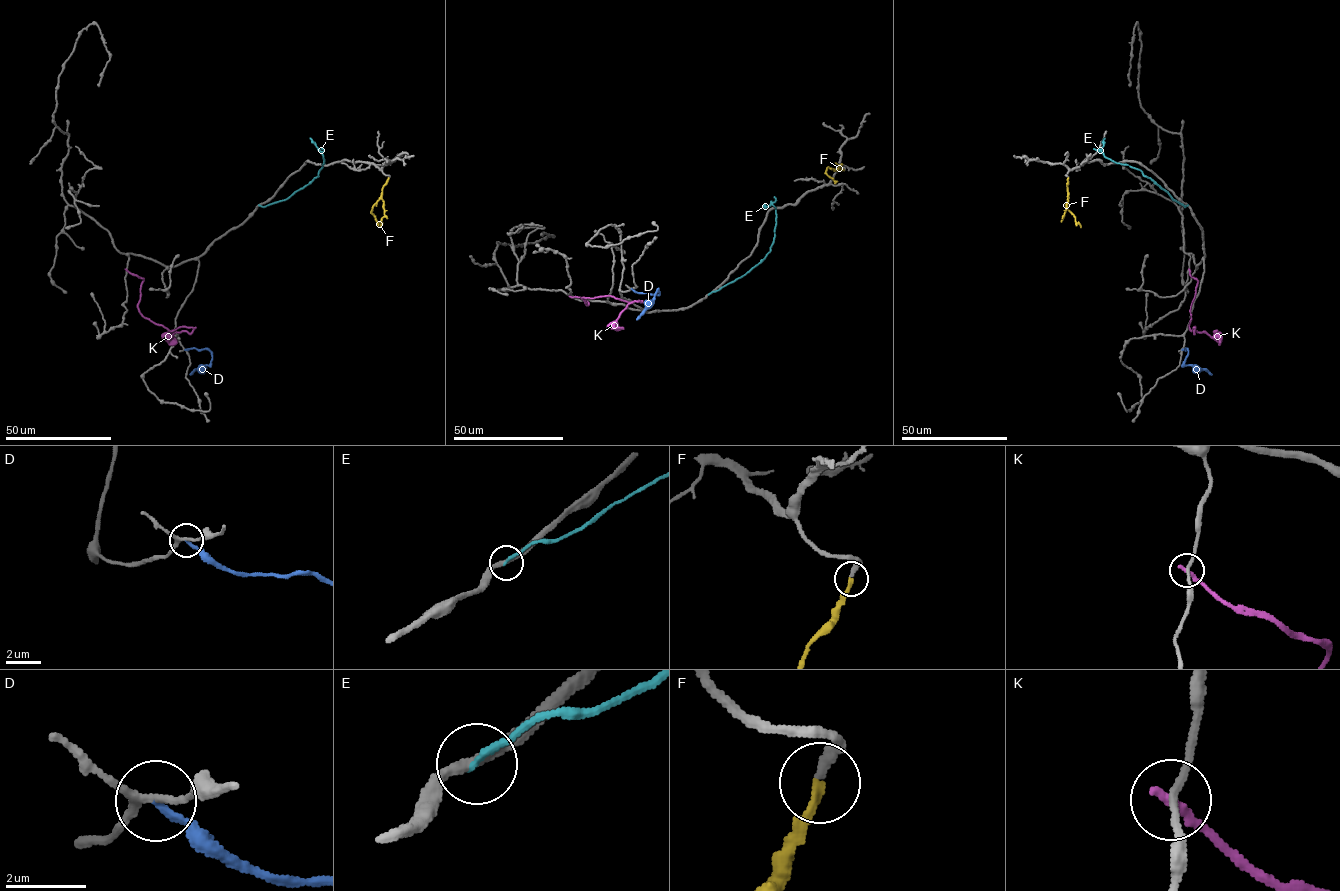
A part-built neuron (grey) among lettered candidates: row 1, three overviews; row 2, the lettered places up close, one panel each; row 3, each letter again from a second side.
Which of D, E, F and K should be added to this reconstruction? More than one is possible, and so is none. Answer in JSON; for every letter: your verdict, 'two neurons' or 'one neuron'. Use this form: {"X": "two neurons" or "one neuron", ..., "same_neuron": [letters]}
{"D": "two neurons", "E": "two neurons", "F": "one neuron", "K": "two neurons", "same_neuron": ["F"]}

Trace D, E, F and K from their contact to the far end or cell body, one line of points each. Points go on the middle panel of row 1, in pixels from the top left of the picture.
D: (631, 288), (640, 293), (658, 295), (659, 292), (636, 320)
E: (708, 294), (746, 273), (770, 250), (774, 236), (776, 208), (772, 204), (762, 208)
F: (843, 170), (827, 168), (826, 173), (836, 181)
K: (570, 296), (586, 305), (583, 297), (642, 301), (629, 303), (621, 313), (616, 327), (621, 327)

